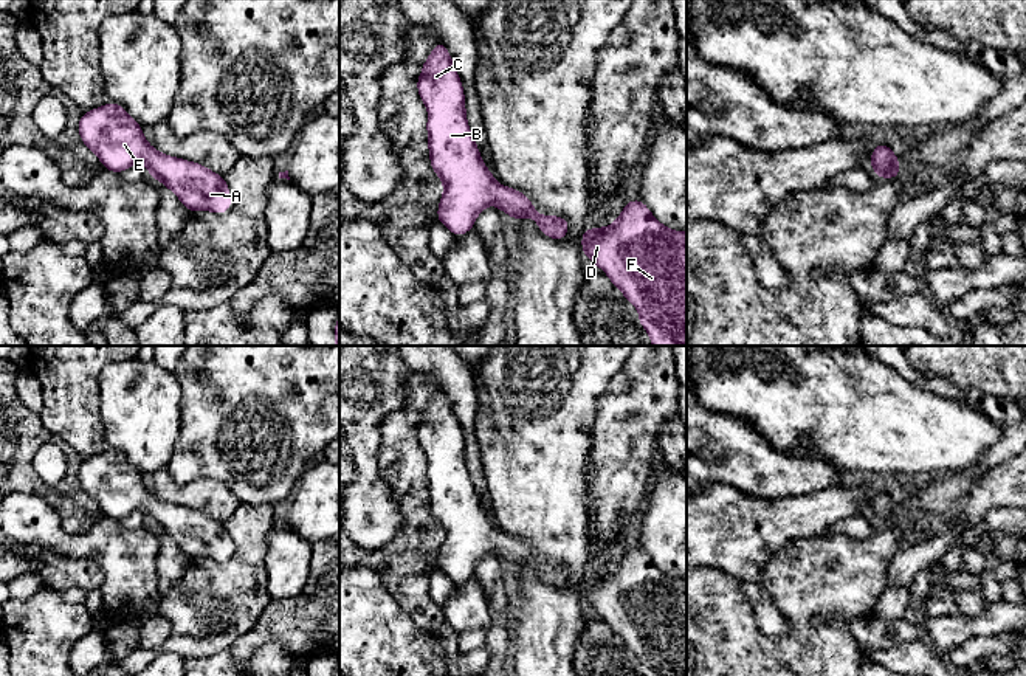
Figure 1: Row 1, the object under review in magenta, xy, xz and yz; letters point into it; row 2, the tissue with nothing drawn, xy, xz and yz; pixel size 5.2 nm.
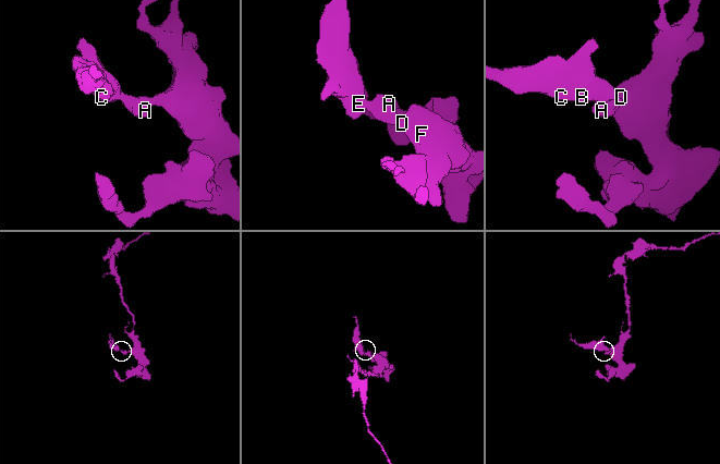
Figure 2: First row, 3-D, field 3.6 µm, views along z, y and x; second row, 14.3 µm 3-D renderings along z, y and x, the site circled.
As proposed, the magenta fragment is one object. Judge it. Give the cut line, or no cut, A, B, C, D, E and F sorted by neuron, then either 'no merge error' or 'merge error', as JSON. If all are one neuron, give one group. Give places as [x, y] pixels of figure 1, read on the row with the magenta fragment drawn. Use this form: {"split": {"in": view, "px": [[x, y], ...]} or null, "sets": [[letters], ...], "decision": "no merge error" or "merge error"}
{"split": null, "sets": [["A", "B", "C", "D", "E", "F"]], "decision": "no merge error"}

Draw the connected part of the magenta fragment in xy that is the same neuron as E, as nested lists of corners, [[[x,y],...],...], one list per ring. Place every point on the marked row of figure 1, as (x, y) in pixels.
[[[108,102],[84,112],[77,132],[104,169],[122,174],[133,164],[144,164],[150,178],[170,189],[189,212],[229,211],[232,200],[225,177],[200,163],[153,149],[143,135],[143,126],[121,104]]]

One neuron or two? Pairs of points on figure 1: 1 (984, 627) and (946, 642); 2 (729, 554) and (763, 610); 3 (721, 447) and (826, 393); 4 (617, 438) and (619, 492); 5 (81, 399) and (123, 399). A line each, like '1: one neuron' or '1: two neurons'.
1: one neuron
2: two neurons
3: two neurons
4: one neuron
5: two neurons

